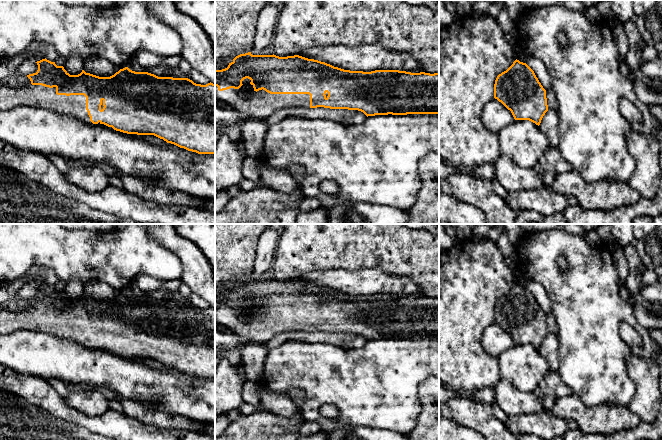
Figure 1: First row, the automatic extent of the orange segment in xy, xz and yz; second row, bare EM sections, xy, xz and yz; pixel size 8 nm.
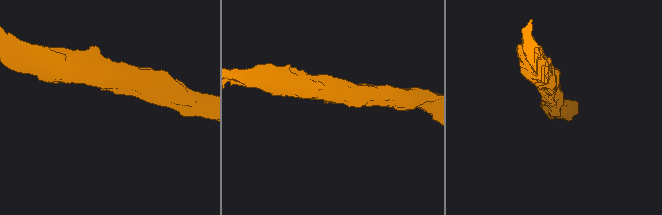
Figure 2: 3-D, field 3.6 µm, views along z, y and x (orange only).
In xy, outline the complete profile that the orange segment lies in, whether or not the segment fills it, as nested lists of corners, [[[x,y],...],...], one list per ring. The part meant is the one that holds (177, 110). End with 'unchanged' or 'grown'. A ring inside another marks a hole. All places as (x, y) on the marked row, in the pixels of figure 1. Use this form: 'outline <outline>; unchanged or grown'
outline [[[46,58],[37,61],[36,63],[38,65],[37,72],[27,75],[31,81],[30,84],[22,87],[11,87],[3,82],[0,83],[0,110],[9,110],[19,106],[42,108],[53,111],[56,114],[69,115],[72,118],[79,119],[85,123],[104,124],[108,127],[112,127],[116,131],[127,134],[154,135],[160,139],[163,139],[167,143],[174,144],[180,148],[184,148],[188,151],[196,152],[198,154],[215,155],[215,84],[210,82],[206,85],[201,85],[194,83],[188,78],[158,77],[148,72],[135,72],[130,70],[128,67],[120,69],[110,77],[99,77],[90,73],[86,73],[84,70],[82,70],[82,72],[78,75],[70,75],[63,66],[57,66],[55,62],[51,62]]]; grown

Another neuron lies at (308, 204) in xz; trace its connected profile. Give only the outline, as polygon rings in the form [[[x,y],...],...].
[[[305,197],[300,204],[300,212],[307,213],[321,208],[317,198]]]

